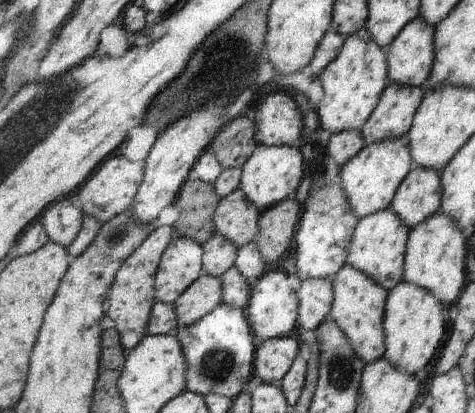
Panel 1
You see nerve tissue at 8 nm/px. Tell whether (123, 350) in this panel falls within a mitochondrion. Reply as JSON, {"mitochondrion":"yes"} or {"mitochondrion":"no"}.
{"mitochondrion":"no"}

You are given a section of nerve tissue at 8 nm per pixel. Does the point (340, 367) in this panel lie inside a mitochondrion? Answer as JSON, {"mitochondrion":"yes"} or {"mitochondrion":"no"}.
{"mitochondrion":"yes"}

